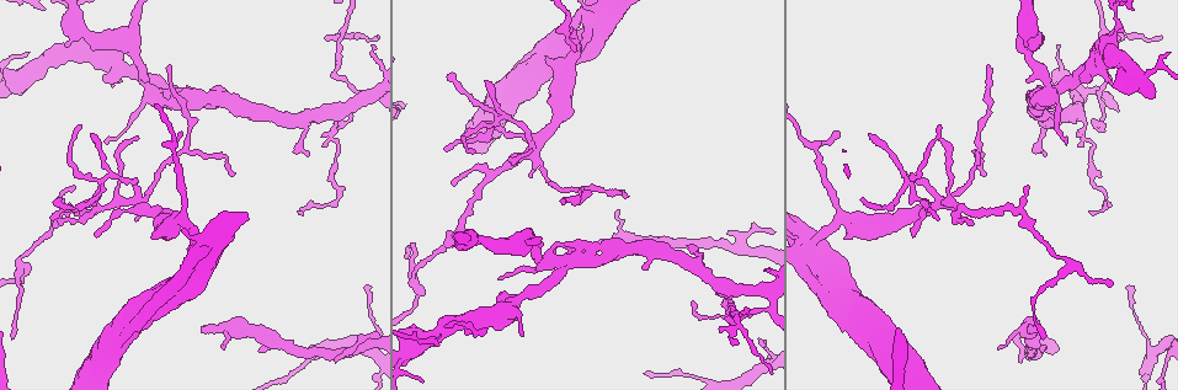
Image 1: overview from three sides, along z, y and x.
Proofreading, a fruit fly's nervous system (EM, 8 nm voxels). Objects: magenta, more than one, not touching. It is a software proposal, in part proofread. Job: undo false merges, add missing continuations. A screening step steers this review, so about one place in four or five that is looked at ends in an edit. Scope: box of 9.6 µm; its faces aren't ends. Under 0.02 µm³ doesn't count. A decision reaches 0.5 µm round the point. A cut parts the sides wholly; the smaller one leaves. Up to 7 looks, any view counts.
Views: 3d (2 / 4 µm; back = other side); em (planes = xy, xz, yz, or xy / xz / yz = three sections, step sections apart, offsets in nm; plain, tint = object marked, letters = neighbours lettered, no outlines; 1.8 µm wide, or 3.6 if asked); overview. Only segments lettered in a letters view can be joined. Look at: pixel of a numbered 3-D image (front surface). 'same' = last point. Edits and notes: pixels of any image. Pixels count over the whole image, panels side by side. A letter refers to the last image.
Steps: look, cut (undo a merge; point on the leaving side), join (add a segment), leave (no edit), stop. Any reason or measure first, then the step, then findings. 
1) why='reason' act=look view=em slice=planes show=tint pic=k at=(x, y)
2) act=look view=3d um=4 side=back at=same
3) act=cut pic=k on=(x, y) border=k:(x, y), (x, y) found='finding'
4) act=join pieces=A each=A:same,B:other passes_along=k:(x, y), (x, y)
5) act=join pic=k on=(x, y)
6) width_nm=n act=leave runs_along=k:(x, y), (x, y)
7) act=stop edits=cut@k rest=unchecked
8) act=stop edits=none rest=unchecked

why='an open end' act=look view=em slice=yz step=4 show=plain pic=1 at=(201, 330)

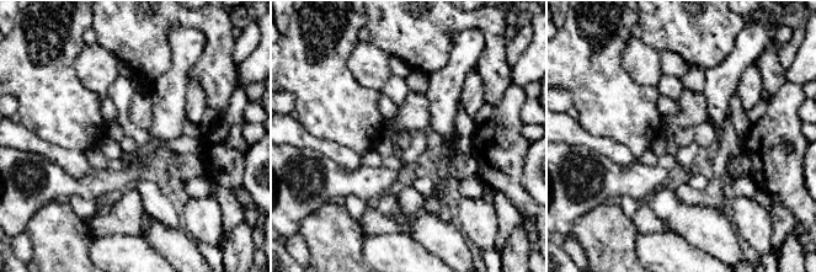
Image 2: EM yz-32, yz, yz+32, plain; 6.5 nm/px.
act=look view=em slice=yz step=4 show=letters at=same

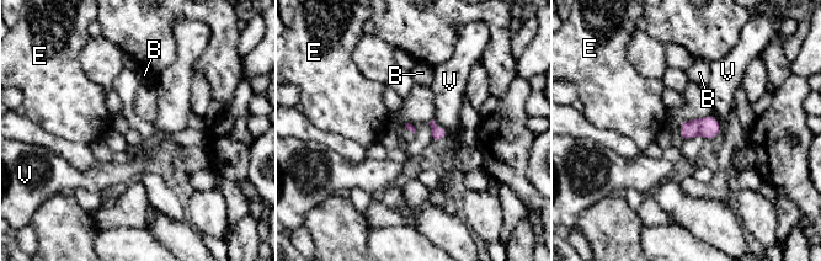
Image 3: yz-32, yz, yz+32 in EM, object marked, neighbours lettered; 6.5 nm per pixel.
act=leave each=B:other,E:other,V:other found='none of them fits'

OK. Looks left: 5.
why='branch point' act=look view=3d um=4 pic=1 at=(479, 239)

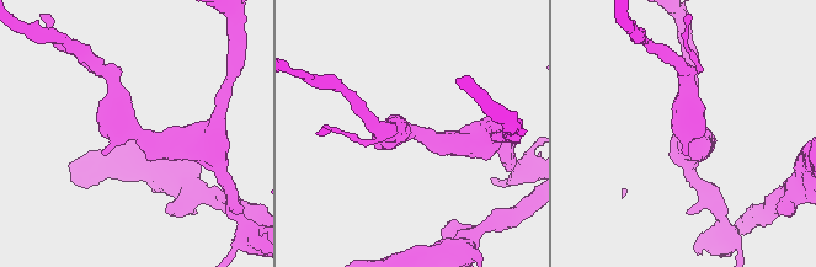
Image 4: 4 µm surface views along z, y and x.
act=look view=em slice=planes show=letters pic=4 at=(135, 127)

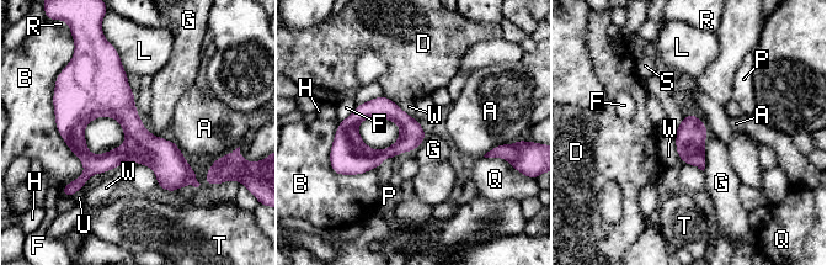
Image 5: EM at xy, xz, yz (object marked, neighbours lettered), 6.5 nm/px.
act=leave each=A:other,B:other,D:other,F:other,G:other,H:other,L:other,P:other,Q:other,R:other,S:other,T:other,U:other,W:other border=5:(707, 141), (705, 168), (703, 170) found='one neuron here'

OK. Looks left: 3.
why='three arms meet' act=look view=em slice=planes show=letters pic=1 at=(83, 49)

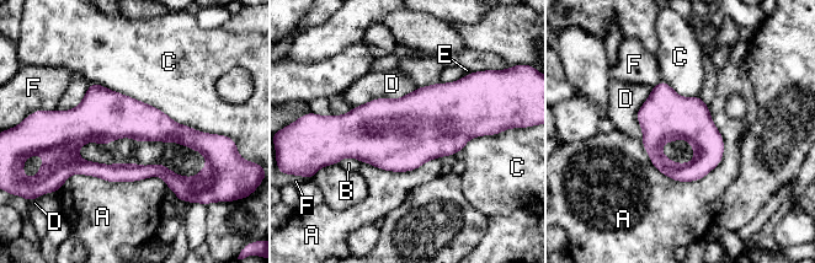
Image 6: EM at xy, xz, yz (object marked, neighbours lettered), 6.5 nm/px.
width_nm=300 act=leave each=A:other,B:other,C:other,D:other,E:other,F:other border=6:(640, 140), (676, 181), (724, 156) found='continuous, no second neuron'

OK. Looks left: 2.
act=stop edits=none rest=unchecked

